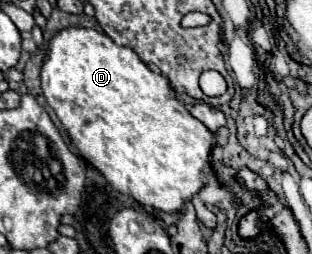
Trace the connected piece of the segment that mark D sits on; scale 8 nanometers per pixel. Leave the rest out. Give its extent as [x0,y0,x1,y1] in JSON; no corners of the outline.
[40,26,214,212]

